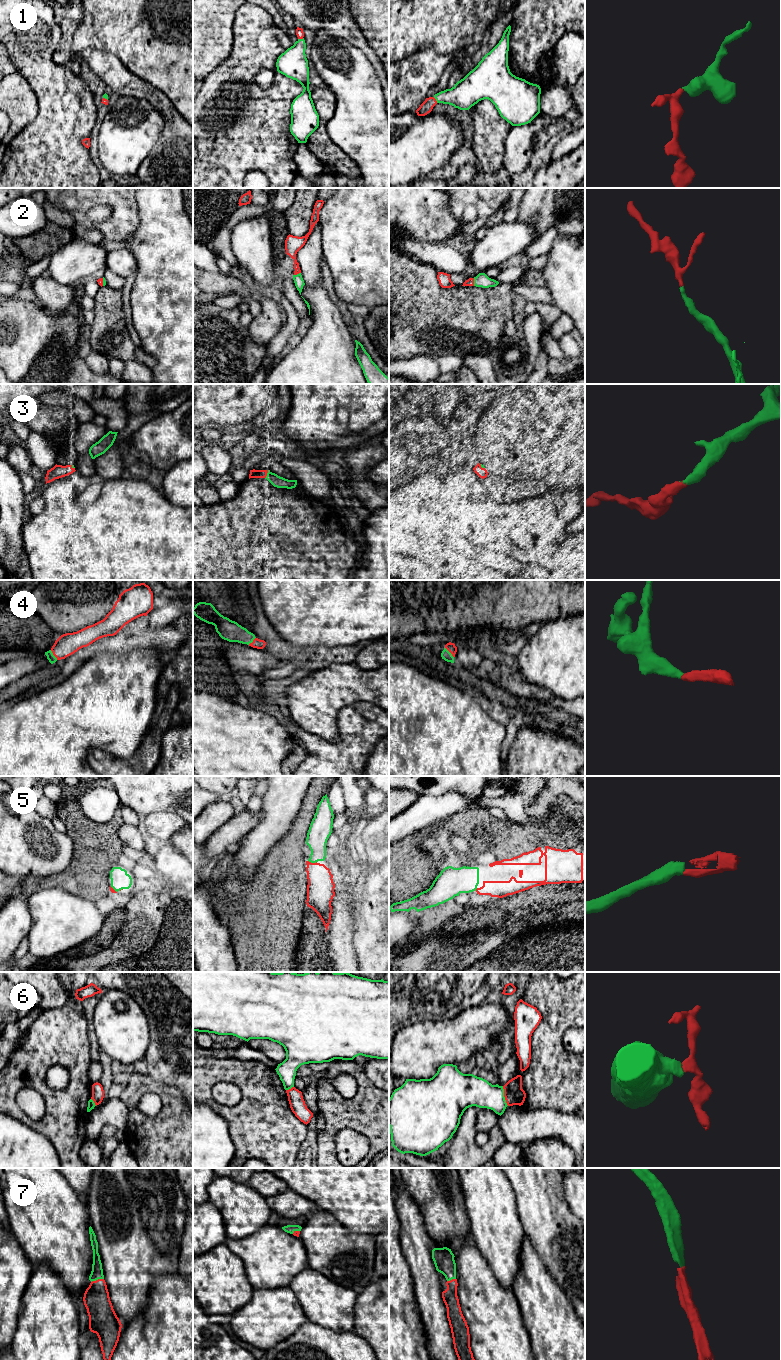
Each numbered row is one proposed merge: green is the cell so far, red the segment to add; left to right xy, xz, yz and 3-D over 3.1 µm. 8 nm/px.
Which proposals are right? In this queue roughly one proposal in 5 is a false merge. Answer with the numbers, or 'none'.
1, 2, 3, 4, 5, 7

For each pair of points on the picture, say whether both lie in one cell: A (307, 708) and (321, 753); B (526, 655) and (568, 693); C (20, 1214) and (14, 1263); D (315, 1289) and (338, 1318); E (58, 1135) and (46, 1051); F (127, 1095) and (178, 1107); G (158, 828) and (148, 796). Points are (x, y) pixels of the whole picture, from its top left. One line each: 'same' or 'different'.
A: different
B: same
C: different
D: same
E: same
F: same
G: different

